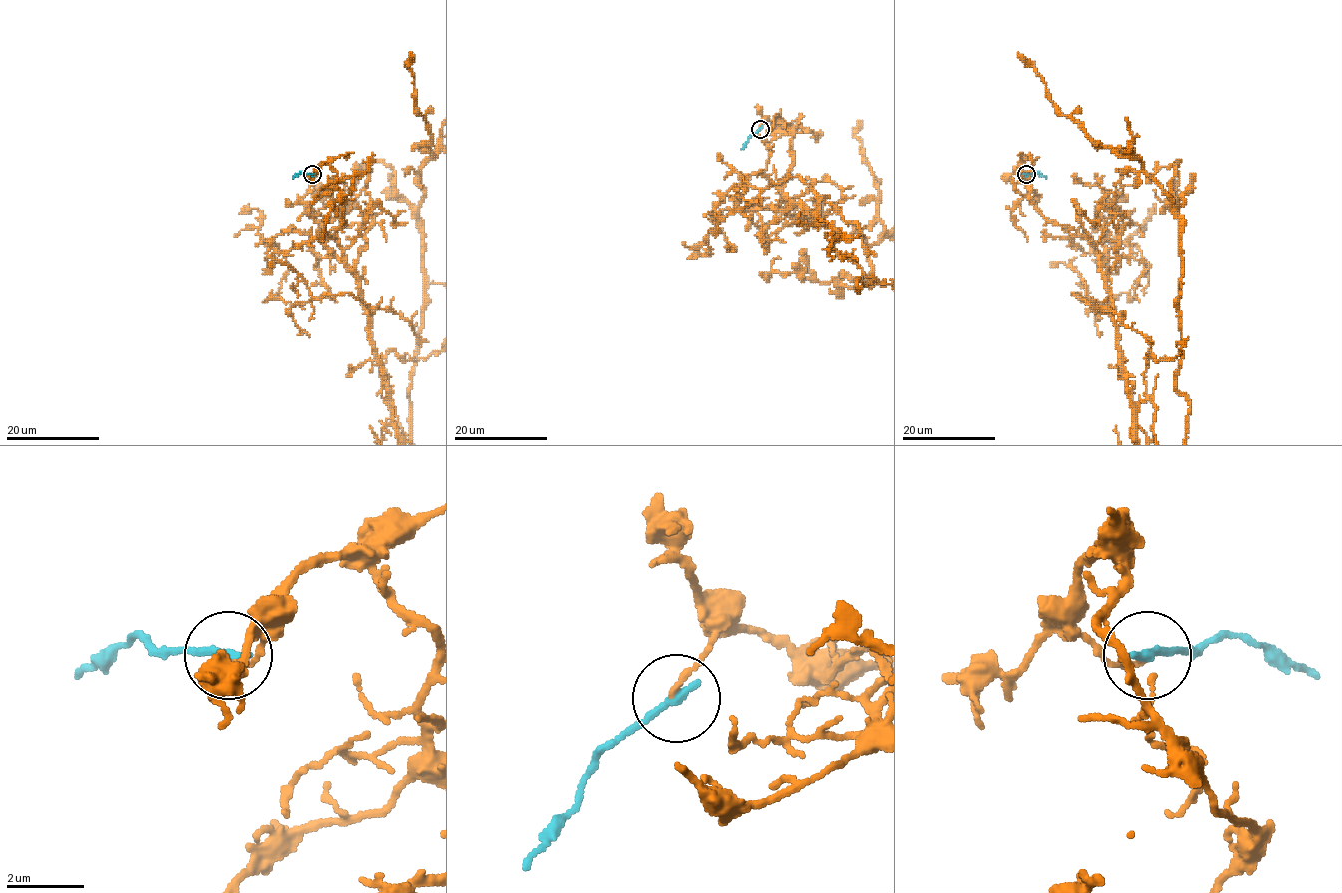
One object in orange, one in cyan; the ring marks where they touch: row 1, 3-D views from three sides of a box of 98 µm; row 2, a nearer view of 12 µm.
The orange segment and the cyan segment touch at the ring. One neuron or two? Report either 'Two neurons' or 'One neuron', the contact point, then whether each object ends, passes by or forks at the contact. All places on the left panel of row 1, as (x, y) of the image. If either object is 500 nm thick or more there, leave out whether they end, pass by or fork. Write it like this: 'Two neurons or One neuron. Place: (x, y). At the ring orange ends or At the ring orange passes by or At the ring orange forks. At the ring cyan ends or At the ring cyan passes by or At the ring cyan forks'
Two neurons. Place: (312, 174). At the ring orange ends. At the ring cyan ends

